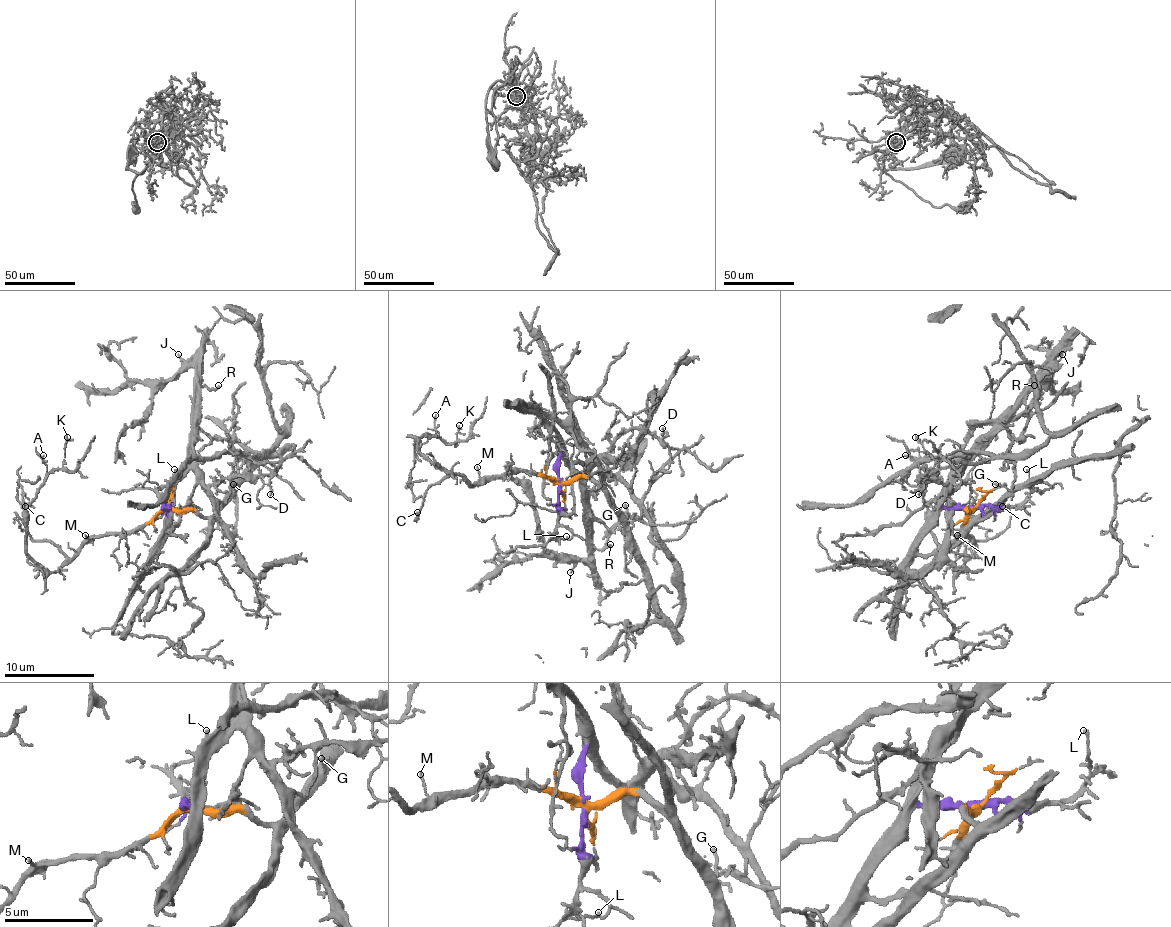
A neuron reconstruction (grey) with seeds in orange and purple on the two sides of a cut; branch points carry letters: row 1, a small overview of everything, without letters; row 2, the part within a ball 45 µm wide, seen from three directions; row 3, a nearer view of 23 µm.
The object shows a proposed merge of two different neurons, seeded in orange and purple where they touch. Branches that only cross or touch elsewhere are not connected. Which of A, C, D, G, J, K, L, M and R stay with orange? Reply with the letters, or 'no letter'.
A, C, G, K, M

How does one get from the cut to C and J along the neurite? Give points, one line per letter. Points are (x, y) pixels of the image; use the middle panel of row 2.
C: (559, 482), (528, 471), (483, 475), (474, 484), (458, 475), (447, 475), (431, 484), (416, 520), (418, 511)
J: (559, 482), (561, 455), (579, 478), (588, 547), (588, 556), (577, 561), (570, 572)

